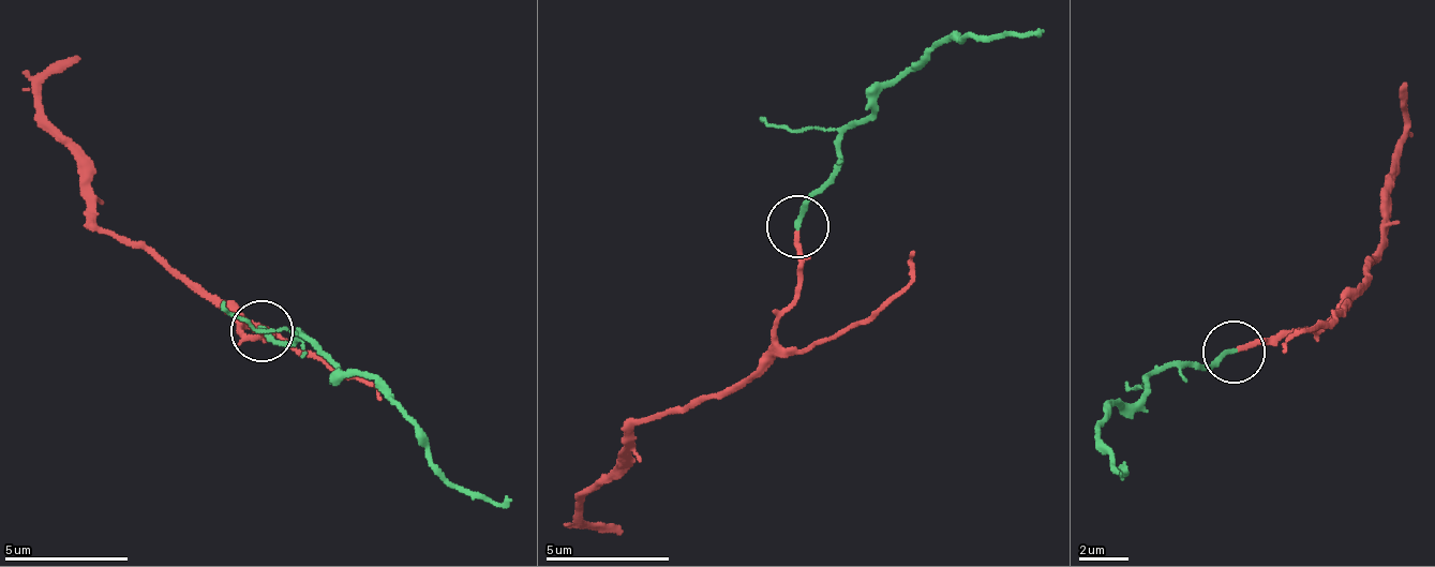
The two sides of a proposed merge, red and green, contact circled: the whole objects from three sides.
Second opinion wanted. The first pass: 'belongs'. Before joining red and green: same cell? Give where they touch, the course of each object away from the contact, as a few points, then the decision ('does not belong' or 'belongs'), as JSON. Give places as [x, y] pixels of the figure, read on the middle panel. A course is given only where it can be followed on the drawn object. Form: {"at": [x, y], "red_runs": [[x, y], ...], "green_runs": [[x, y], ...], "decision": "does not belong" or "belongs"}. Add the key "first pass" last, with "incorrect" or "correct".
{"at": [797, 226], "red_runs": [[796, 229], [796, 296], [756, 370], [634, 432], [630, 467], [583, 503], [584, 521], [622, 533]], "green_runs": [[796, 224], [832, 172], [838, 140], [868, 119], [905, 72], [933, 45], [952, 35], [987, 38], [1043, 29]], "decision": "belongs", "first pass": "correct"}

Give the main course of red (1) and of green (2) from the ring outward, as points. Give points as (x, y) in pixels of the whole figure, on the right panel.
1: (1238, 354), (1300, 330), (1357, 297), (1379, 251), (1386, 185), (1400, 154), (1406, 127), (1405, 83)
2: (1232, 354), (1187, 368), (1156, 371), (1150, 392), (1111, 406), (1097, 428), (1104, 453), (1121, 473), (1119, 466)

